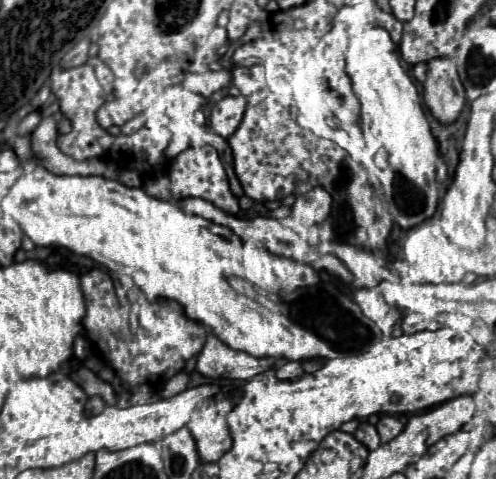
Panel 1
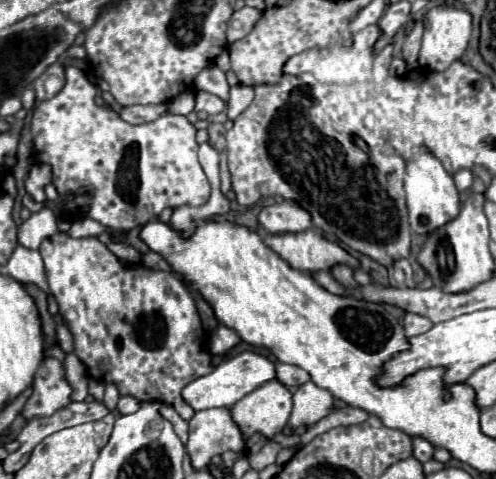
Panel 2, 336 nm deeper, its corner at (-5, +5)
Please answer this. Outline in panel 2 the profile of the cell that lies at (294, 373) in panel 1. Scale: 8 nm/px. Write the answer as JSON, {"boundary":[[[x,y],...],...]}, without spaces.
{"boundary":[[[277,364],[277,380],[285,386],[301,386],[309,380],[309,374],[299,366],[291,364]]]}

